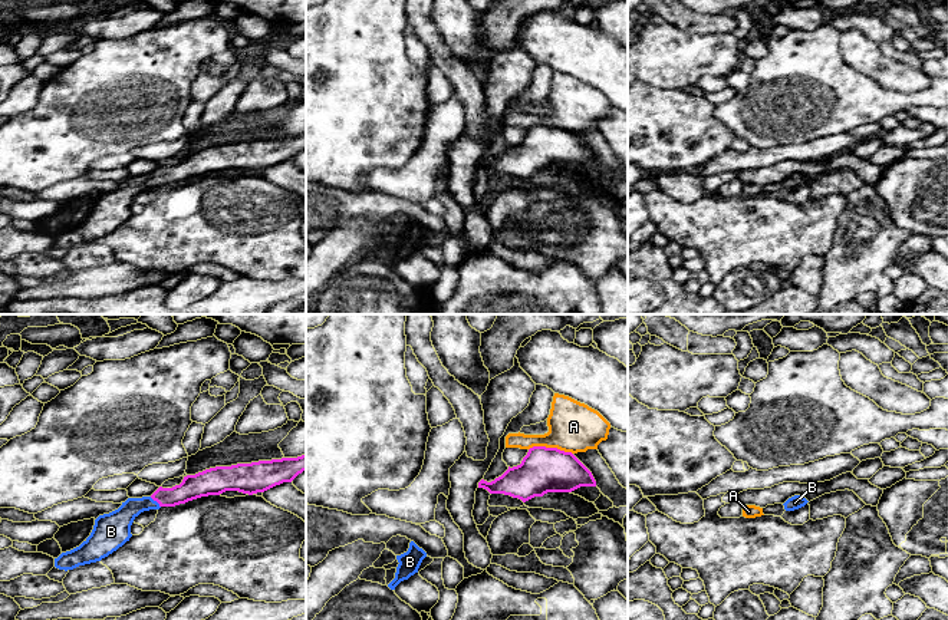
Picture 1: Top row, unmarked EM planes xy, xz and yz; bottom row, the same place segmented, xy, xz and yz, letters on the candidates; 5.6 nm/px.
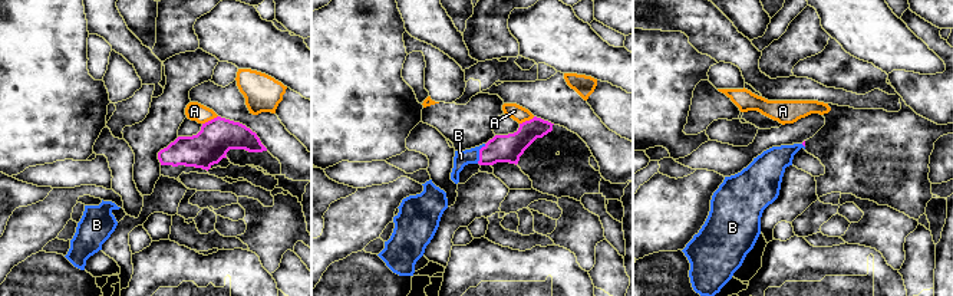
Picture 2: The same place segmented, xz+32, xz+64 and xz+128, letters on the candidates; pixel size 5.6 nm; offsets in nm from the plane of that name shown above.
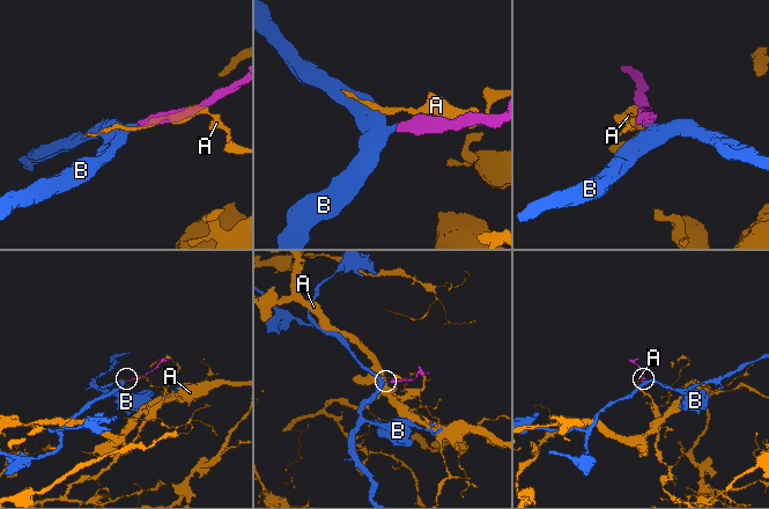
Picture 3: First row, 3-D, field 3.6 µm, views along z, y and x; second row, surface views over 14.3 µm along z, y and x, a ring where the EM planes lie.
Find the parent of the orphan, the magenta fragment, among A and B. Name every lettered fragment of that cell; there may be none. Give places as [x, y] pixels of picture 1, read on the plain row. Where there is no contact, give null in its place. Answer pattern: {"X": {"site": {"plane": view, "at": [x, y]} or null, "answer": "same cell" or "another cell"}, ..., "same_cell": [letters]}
{"A": {"site": {"plane": "xz", "at": [550, 127]}, "answer": "another cell"}, "B": {"site": {"plane": "xy", "at": [155, 178]}, "answer": "same cell"}, "same_cell": ["B"]}

